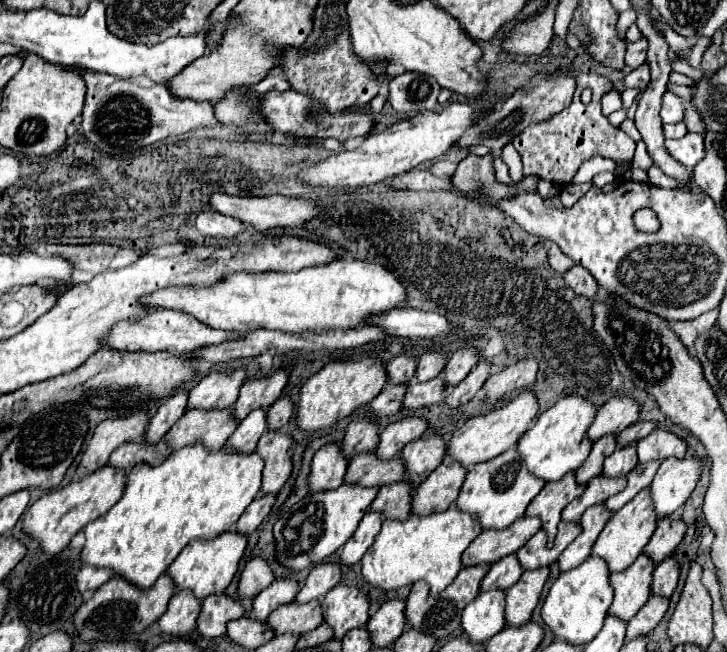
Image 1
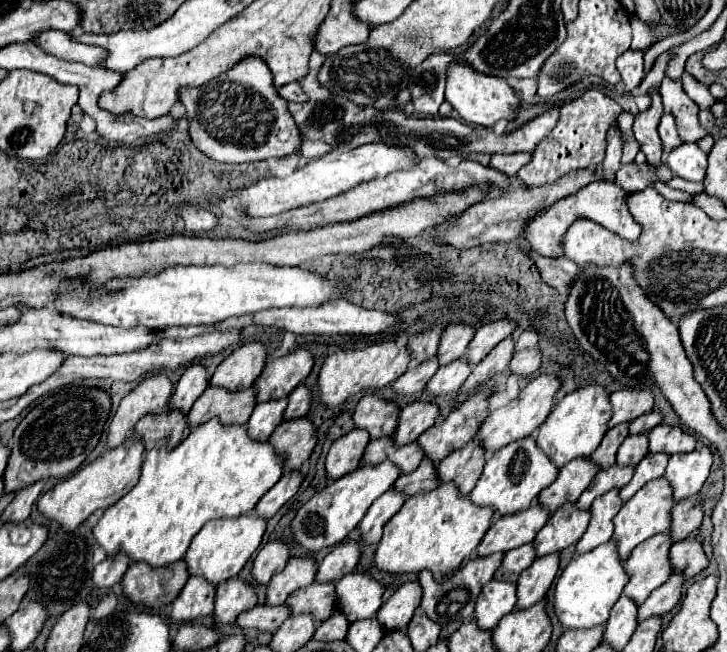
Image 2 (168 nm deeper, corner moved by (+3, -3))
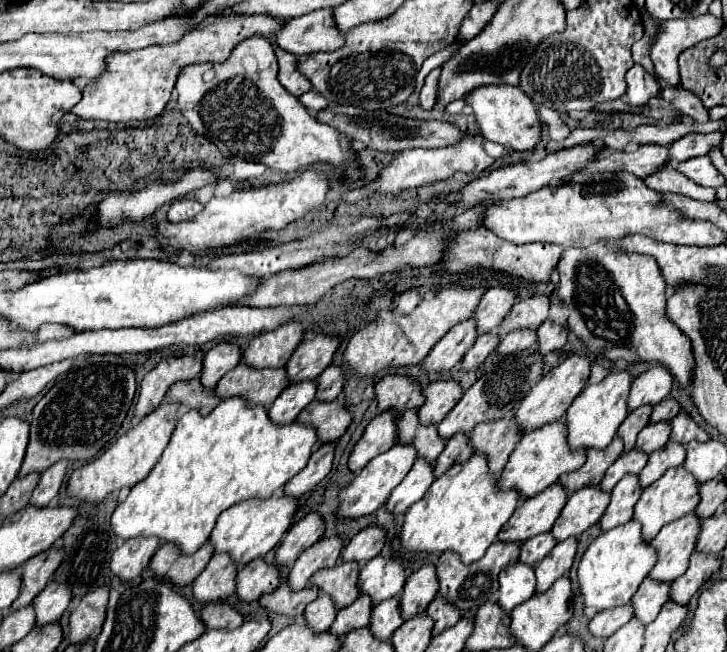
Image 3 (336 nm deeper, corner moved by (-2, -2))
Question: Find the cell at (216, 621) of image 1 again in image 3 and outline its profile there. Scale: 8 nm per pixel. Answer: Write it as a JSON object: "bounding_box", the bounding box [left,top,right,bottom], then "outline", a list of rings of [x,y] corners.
{"bounding_box":[238,558,280,602],"outline":[[[256,558],[240,568],[238,572],[238,598],[252,602],[262,594],[276,590],[280,584],[280,572],[276,564],[268,564],[262,558]]]}

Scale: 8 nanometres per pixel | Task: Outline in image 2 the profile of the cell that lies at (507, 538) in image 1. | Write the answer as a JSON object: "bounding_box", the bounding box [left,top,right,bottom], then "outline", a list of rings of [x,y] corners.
{"bounding_box":[475,503,549,557],"outline":[[[533,503],[529,511],[521,511],[521,515],[507,515],[505,519],[499,519],[489,527],[475,553],[479,557],[487,557],[497,551],[507,553],[509,549],[531,543],[539,529],[547,523],[547,519],[549,513],[537,503]]]}

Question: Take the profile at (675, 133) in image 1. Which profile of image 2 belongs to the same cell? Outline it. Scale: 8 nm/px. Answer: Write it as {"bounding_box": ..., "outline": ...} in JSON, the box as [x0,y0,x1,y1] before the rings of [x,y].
{"bounding_box":[661,77,705,141],"outline":[[[665,77],[661,81],[661,97],[663,97],[665,113],[675,115],[677,133],[681,141],[697,141],[705,135],[705,131],[699,127],[699,107],[683,91],[683,85],[679,79]]]}

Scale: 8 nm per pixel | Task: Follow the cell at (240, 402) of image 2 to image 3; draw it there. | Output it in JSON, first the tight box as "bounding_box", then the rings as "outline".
{"bounding_box":[216,362,290,406],"outline":[[[240,362],[216,386],[218,396],[244,396],[250,404],[272,406],[280,392],[290,384],[286,368],[254,368]]]}

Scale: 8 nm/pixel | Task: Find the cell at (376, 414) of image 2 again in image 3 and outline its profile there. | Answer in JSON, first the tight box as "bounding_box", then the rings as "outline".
{"bounding_box":[376,374,424,412],"outline":[[[386,374],[376,382],[376,398],[378,410],[398,410],[406,412],[410,408],[420,408],[424,404],[422,386],[416,378],[406,374]]]}

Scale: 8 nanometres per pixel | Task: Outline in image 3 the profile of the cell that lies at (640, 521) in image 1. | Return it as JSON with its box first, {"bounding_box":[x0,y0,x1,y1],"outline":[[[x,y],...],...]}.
{"bounding_box":[634,466,700,540],"outline":[[[684,466],[670,468],[654,484],[644,488],[644,492],[634,508],[634,520],[638,520],[642,524],[642,536],[646,540],[652,540],[660,532],[662,526],[690,514],[698,506],[698,502],[700,502],[698,480],[688,470],[684,470]]]}

